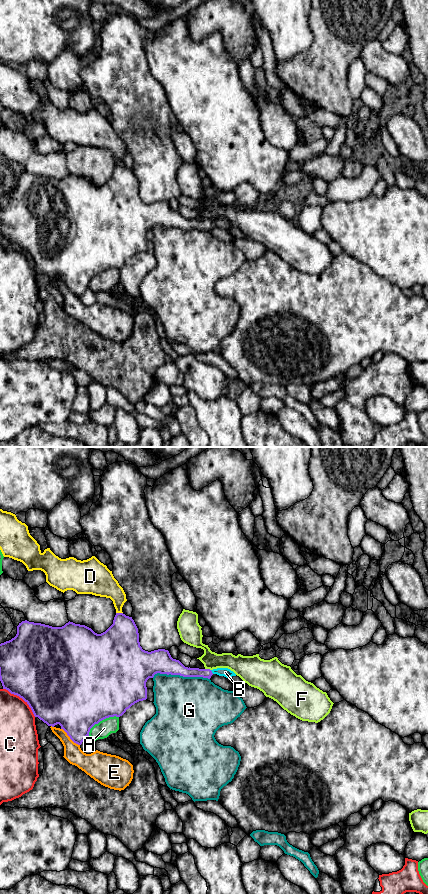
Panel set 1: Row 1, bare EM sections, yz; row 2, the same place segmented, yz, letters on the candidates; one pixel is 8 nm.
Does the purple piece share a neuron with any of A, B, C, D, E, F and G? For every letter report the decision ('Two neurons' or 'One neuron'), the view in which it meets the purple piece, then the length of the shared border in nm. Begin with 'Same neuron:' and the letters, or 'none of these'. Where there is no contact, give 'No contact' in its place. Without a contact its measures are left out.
Same neuron: B
A: Two neurons. Touches purple in yz. Shared border 300 nm
B: One neuron. Touches purple in yz. Shared border 40 nm
C: Two neurons. Touches purple in yz. Shared border 340 nm
D: Two neurons. Touches purple in yz. Shared border 60 nm
E: Two neurons. Touches purple in yz. Shared border 200 nm
F: Two neurons. Touches purple in yz. Shared border 50 nm
G: Two neurons. Touches purple in yz. Shared border 460 nm

